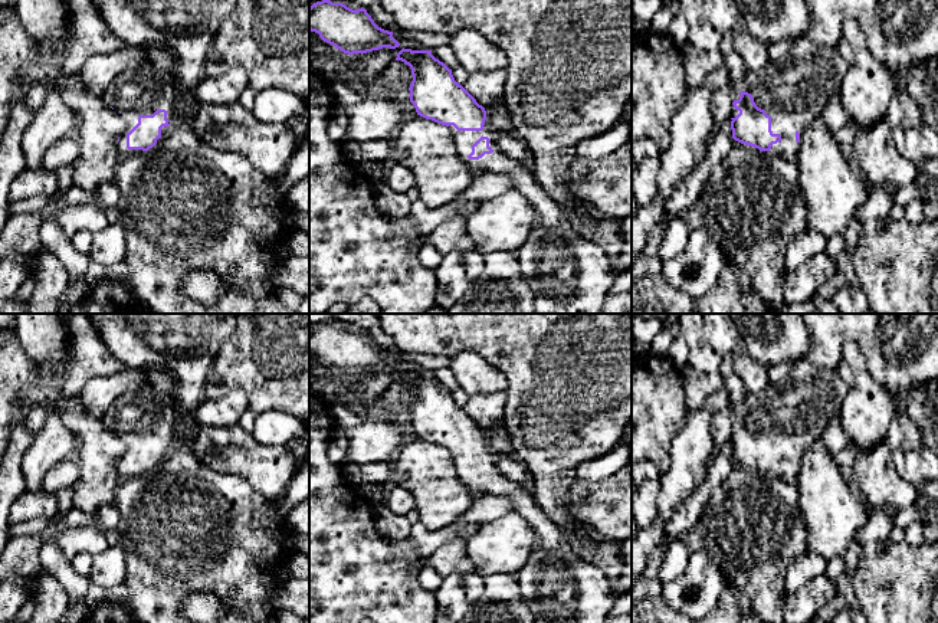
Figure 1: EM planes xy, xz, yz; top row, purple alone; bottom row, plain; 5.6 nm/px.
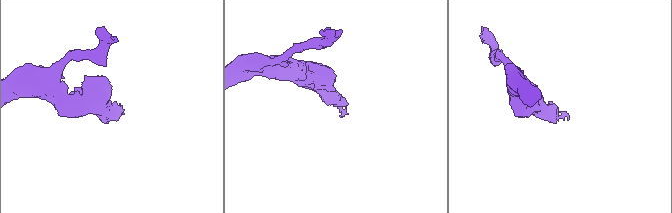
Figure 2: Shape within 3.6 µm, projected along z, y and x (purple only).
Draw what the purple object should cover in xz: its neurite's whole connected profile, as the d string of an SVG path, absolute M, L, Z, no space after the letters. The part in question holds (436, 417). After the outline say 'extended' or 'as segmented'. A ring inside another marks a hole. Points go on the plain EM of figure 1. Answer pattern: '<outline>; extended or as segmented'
M403 370L396 383L404 384L411 391L413 403L409 413L417 437L447 449L457 479L473 496L476 494L505 495L514 502L514 511L534 528L537 535L534 551L516 573L521 596L534 616L534 623L606 623L616 603L610 578L601 568L573 550L561 528L535 502L532 489L501 473L485 430L455 403L452 391L436 381L432 373Z; extended

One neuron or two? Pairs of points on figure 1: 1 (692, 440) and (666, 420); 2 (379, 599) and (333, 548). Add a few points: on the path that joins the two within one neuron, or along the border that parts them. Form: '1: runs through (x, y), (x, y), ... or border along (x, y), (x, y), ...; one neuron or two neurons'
1: border along (689, 416), (671, 443), (671, 464); two neurons
2: runs through (370, 586), (345, 561); one neuron

